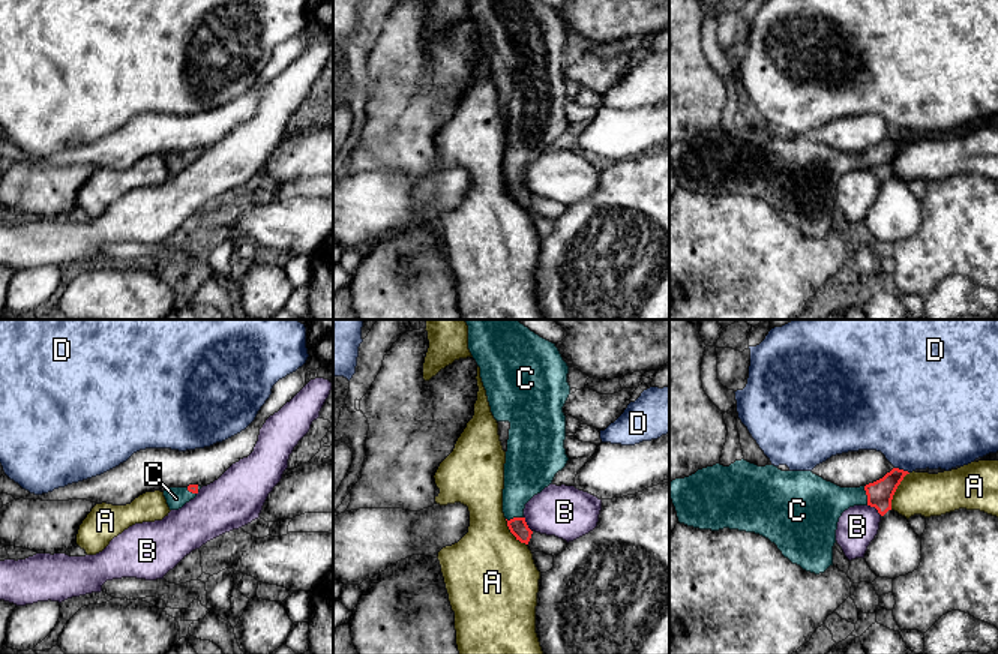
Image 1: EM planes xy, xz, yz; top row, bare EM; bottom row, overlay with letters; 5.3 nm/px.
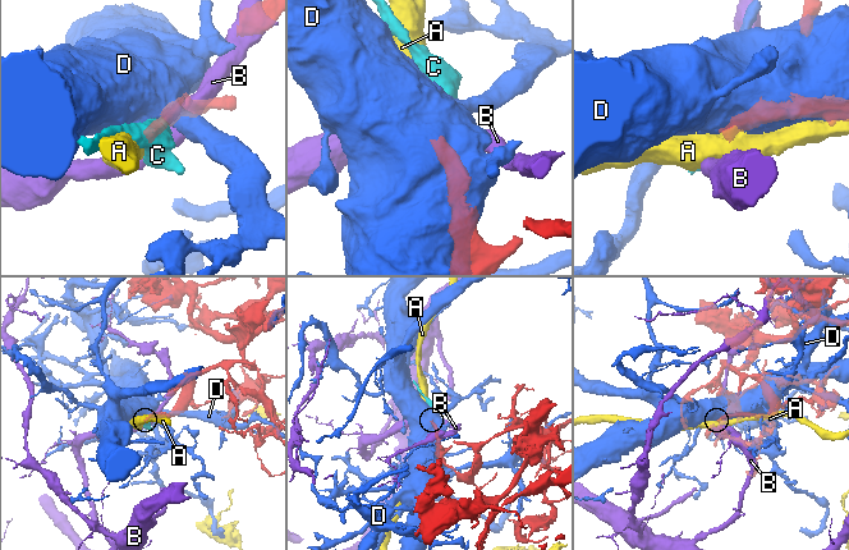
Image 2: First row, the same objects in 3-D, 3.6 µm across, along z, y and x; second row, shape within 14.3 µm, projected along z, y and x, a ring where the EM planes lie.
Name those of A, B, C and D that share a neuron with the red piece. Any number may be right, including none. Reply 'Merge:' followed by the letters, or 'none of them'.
Merge: C

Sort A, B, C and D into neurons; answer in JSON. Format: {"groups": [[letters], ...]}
{"groups": [["A"], ["B"], ["C"], ["D"]]}

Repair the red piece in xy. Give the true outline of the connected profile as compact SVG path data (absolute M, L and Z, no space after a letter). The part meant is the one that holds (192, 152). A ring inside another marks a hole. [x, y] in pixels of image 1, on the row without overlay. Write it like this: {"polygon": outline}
{"polygon": "M189 148L188 152L170 152L164 154L164 160L167 164L167 168L170 174L179 174L186 166L194 164L197 158L200 156L201 150L198 148Z"}

